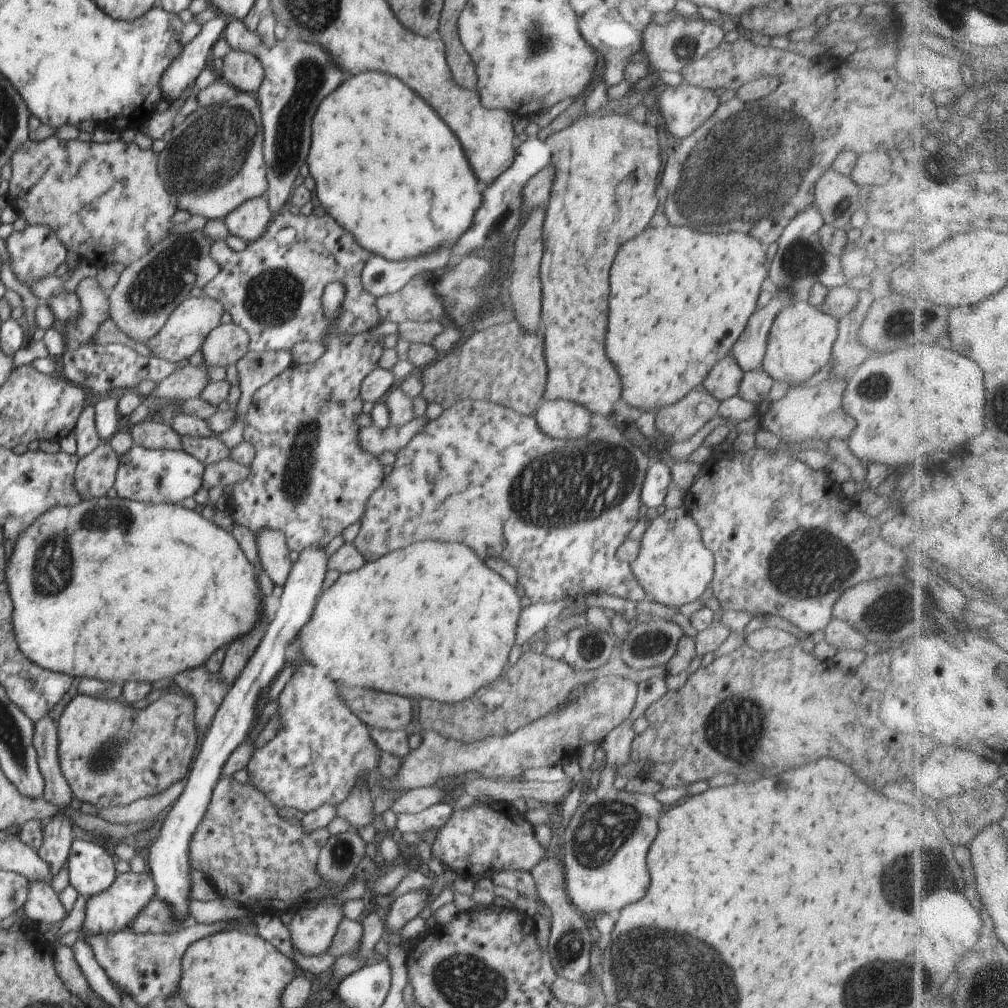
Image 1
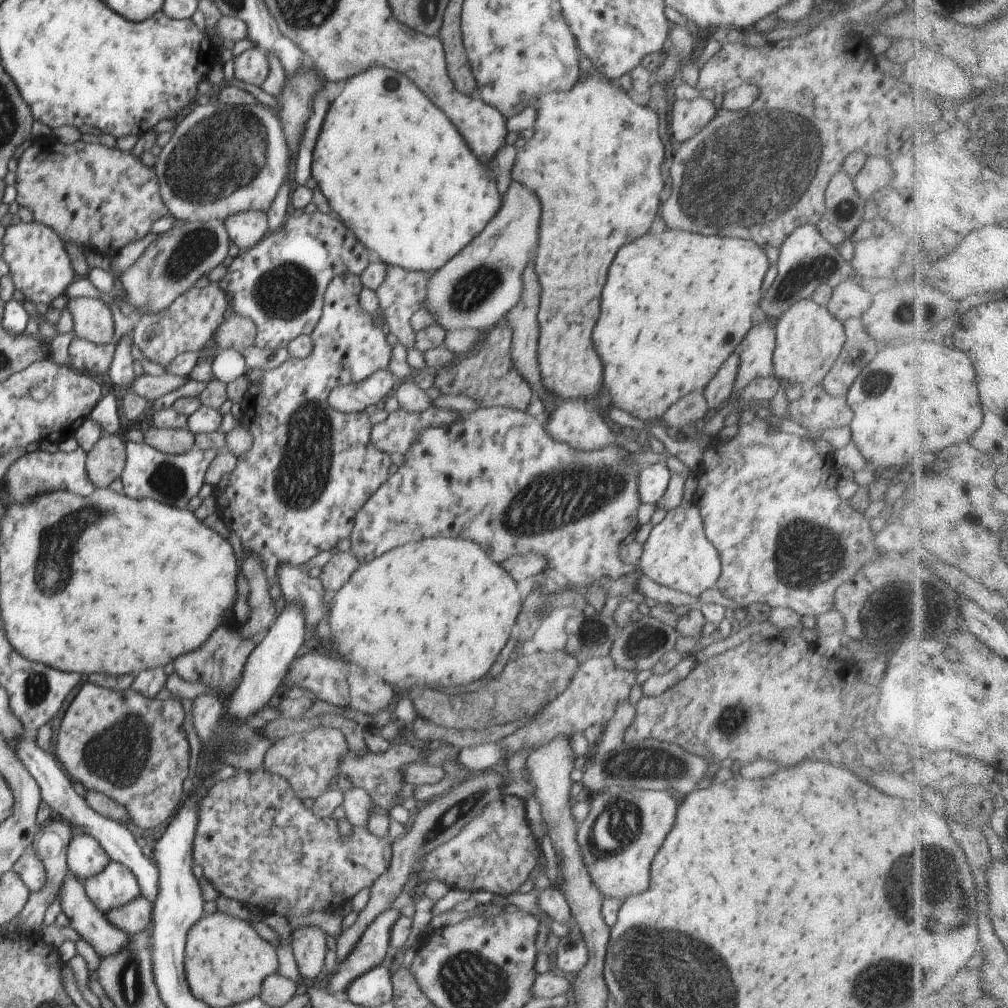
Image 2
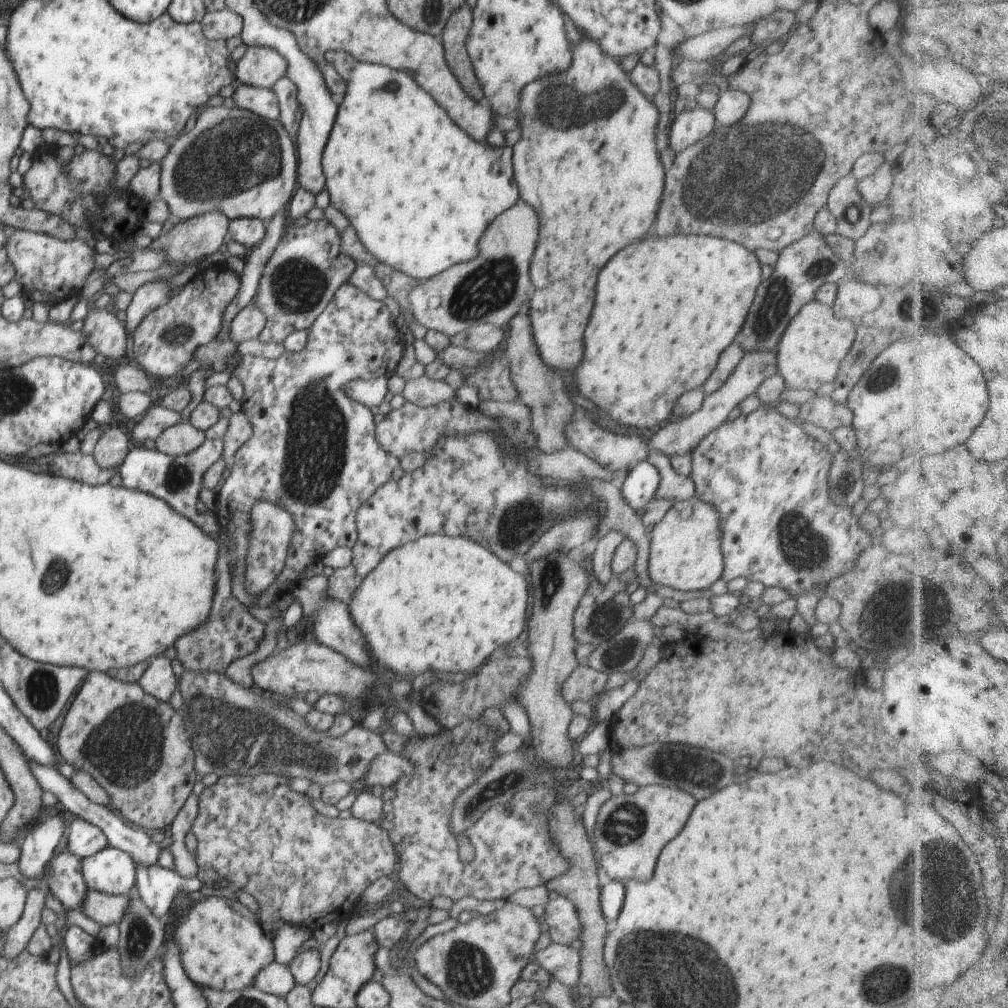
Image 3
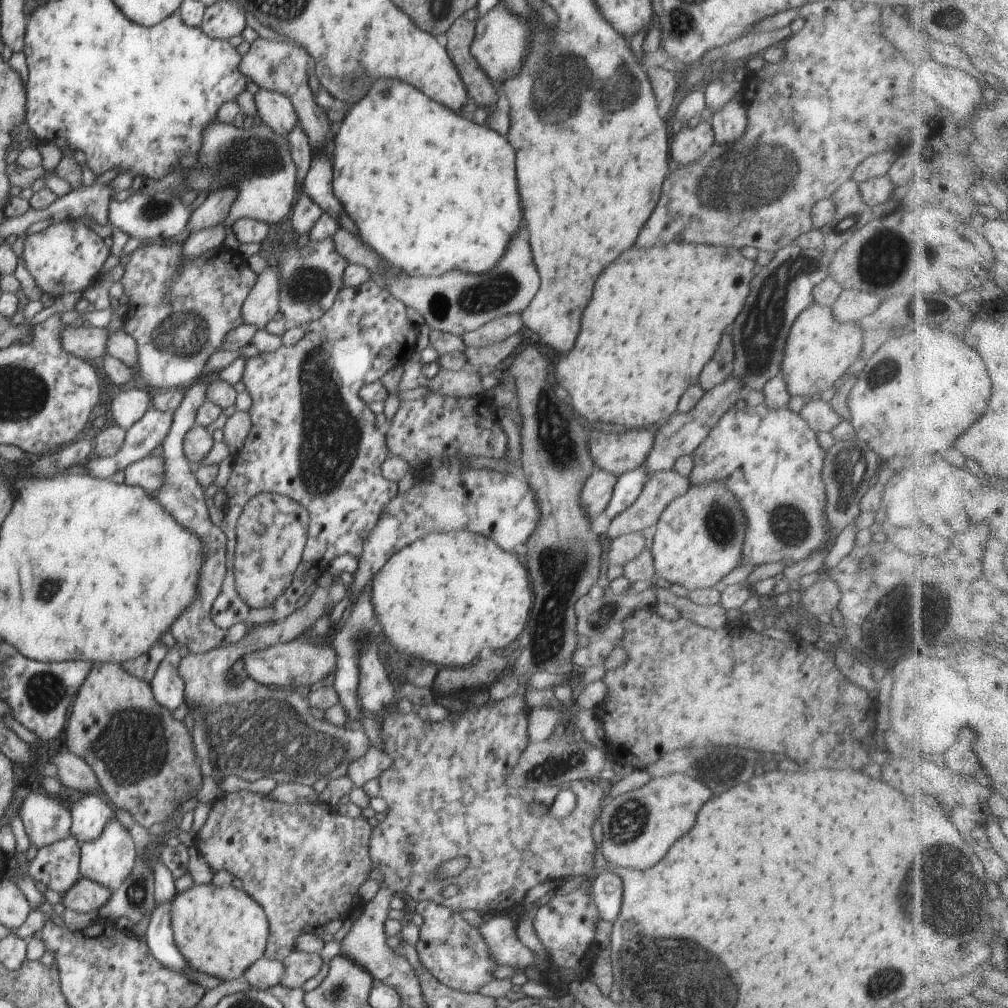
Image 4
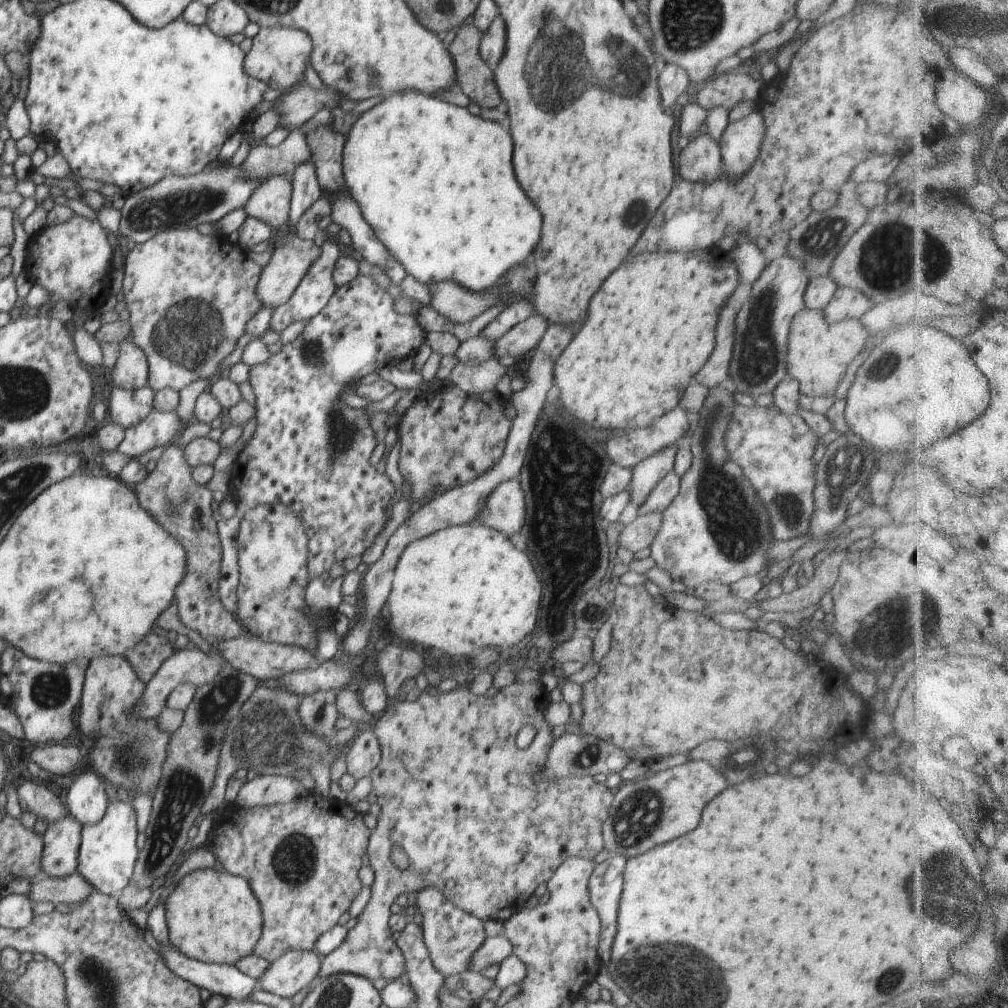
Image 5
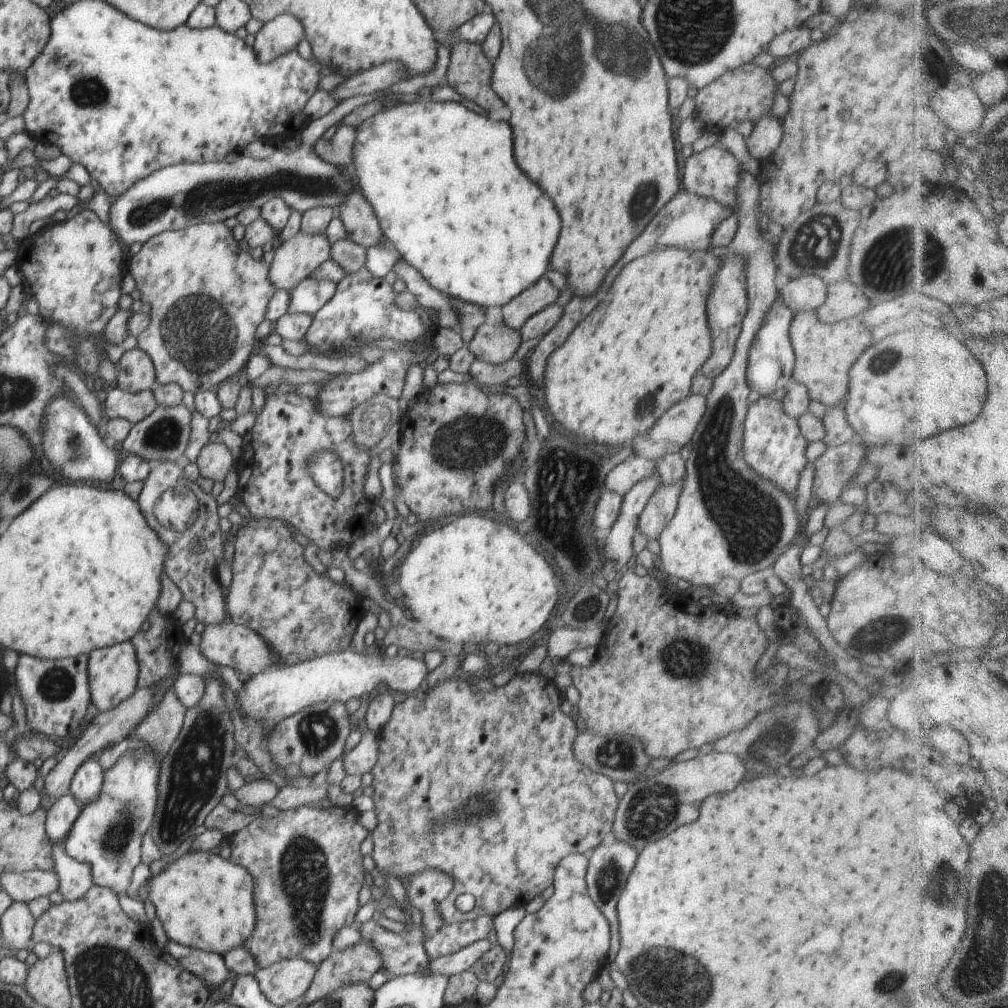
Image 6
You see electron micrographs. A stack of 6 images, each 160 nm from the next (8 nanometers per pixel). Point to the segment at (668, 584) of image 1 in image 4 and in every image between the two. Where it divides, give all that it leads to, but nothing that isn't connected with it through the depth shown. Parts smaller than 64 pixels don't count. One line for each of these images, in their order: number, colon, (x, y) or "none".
2: (677, 554)
3: (685, 554)
4: (699, 538)

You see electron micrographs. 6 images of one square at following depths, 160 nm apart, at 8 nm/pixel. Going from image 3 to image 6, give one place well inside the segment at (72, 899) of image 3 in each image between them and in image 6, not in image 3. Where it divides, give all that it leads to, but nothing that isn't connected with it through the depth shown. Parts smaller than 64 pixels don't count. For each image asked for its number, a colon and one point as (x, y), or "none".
4: (57, 866)
5: (61, 841)
6: (60, 817)

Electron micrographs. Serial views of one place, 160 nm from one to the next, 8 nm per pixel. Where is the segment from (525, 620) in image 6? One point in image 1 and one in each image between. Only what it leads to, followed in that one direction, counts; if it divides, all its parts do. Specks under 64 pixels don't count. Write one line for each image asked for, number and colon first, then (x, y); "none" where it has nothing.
1: (431, 621)
2: (437, 612)
3: (441, 603)
4: (444, 598)
5: (466, 586)

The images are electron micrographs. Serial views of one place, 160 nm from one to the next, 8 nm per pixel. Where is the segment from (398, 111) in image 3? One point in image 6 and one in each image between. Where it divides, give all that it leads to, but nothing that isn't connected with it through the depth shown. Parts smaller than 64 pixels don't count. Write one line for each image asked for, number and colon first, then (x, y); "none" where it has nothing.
4: (429, 191)
5: (436, 183)
6: (411, 161)

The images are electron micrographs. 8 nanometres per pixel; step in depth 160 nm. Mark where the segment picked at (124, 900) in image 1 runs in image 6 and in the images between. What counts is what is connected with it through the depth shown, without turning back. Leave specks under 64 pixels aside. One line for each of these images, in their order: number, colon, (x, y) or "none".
2: (116, 885)
3: (112, 871)
4: (108, 860)
5: (107, 854)
6: (107, 835)

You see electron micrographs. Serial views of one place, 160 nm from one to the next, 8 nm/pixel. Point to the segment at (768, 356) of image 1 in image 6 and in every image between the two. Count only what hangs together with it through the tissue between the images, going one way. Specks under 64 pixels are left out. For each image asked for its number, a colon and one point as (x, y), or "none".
2: (808, 339)
3: (805, 360)
4: (819, 348)
5: (818, 353)
6: (824, 352)

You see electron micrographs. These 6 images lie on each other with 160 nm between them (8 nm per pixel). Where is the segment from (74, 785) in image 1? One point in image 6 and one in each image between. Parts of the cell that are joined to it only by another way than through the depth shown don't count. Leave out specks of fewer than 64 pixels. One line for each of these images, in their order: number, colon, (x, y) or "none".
2: (132, 749)
3: (137, 748)
4: (145, 761)
5: (129, 752)
6: (113, 672)

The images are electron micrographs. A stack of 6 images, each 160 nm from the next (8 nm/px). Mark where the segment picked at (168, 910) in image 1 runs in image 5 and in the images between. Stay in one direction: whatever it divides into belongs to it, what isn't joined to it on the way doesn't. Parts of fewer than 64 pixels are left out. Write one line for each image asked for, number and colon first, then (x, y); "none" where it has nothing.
2: (135, 917)
3: (106, 909)
4: (86, 895)
5: (74, 889)

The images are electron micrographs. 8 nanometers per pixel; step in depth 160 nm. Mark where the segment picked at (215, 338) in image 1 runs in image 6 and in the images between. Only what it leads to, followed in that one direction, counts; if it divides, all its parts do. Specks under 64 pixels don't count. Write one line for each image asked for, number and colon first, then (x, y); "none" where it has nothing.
2: (236, 332)
3: (248, 323)
4: (261, 305)
5: (278, 280)
6: (298, 257)

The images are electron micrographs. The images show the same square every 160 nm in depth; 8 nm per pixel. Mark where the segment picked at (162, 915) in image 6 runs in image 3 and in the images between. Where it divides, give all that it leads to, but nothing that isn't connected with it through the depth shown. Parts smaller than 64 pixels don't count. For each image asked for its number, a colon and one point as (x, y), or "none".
3: (223, 947)
4: (220, 932)
5: (213, 917)

